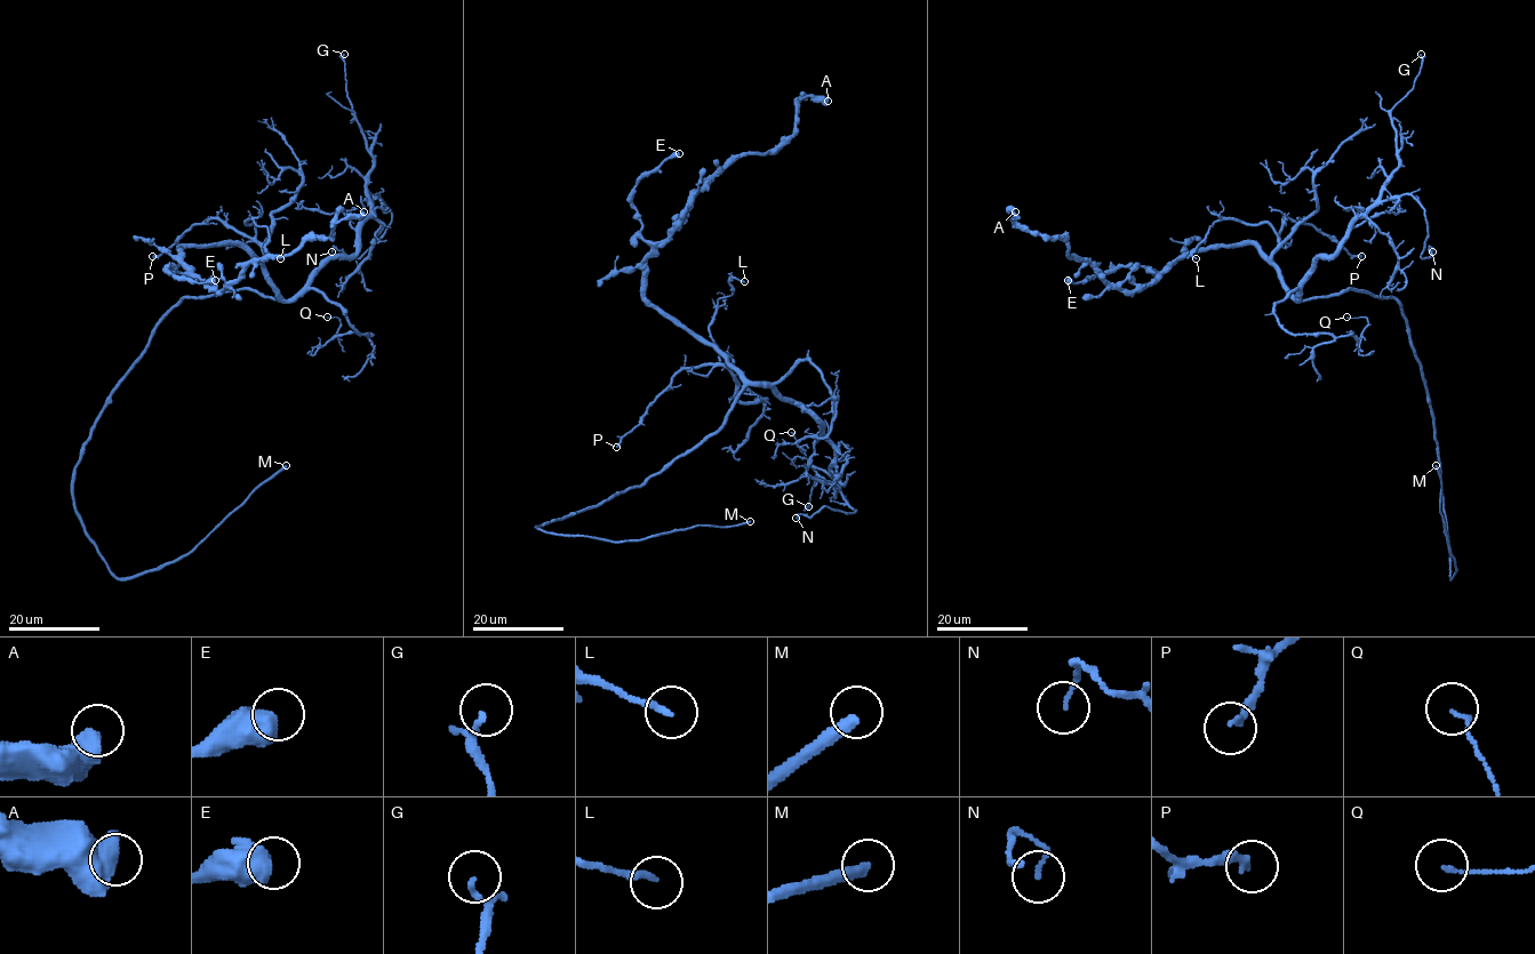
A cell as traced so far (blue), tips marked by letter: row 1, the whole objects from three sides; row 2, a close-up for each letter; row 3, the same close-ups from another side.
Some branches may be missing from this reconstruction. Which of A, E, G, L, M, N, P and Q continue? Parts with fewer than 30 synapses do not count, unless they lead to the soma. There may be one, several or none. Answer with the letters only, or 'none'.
M

